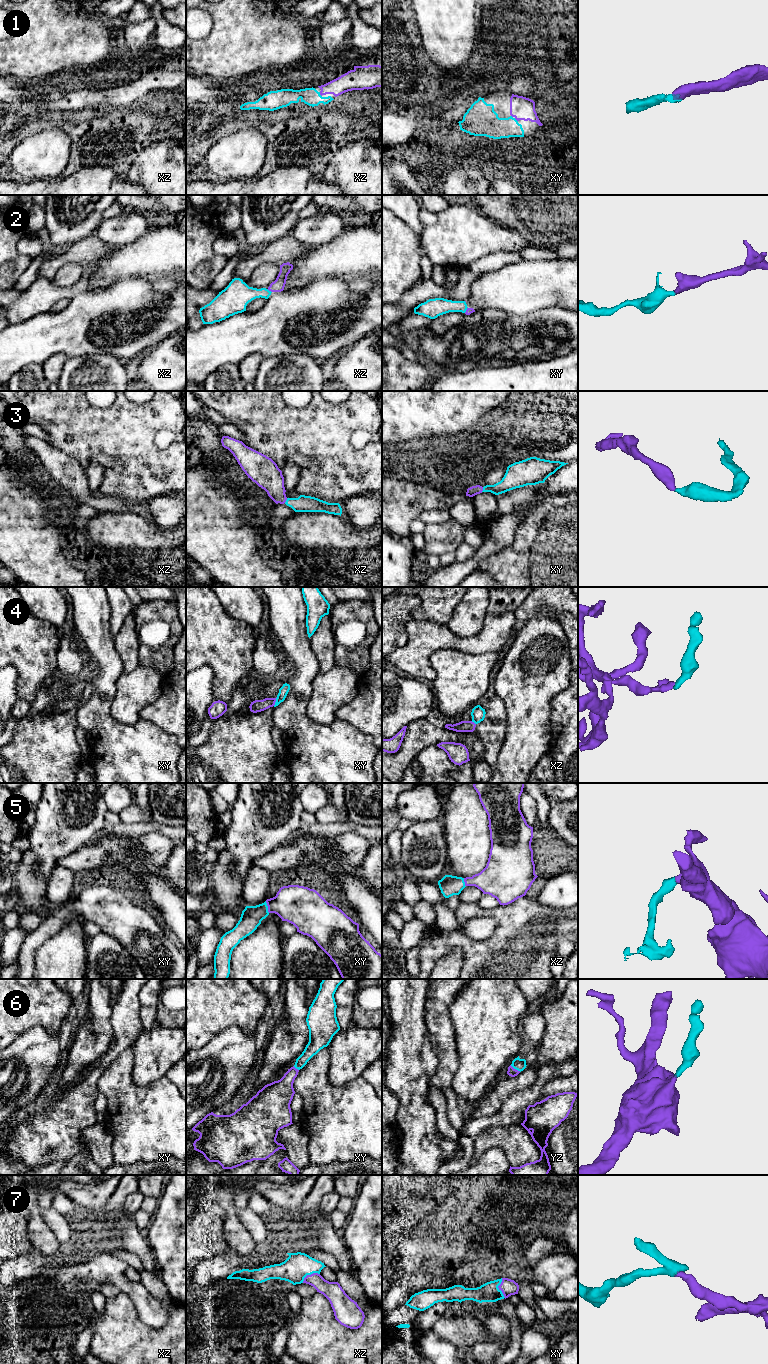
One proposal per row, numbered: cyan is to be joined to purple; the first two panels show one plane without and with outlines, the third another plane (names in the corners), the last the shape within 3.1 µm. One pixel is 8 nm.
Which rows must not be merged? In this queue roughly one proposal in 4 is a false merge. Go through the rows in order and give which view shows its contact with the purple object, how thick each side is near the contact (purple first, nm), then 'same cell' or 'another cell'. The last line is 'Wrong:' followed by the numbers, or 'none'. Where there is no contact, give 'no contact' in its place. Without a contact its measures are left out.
1: meets purple in xz; 140 nm thick on the purple side, 140 nm on the other; same cell
2: meets purple in xz; 100 nm thick on the purple side, 200 nm on the other; same cell
3: meets purple in xz; 220 nm thick on the purple side, 130 nm on the other; same cell
4: meets purple in xy; 100 nm thick on the purple side, 80 nm on the other; another cell
5: meets purple in xy; 320 nm thick on the purple side, 170 nm on the other; same cell
6: meets purple in yz; 70 nm thick on the purple side, 100 nm on the other; same cell
7: meets purple in xy; 130 nm thick on the purple side, 160 nm on the other; same cell
Wrong: 4

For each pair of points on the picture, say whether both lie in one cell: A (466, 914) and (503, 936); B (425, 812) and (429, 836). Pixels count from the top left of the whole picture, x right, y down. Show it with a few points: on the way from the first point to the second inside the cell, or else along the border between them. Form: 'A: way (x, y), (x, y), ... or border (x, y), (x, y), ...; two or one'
A: way (479, 913), (494, 913), (503, 923); one
B: border (437, 818), (413, 822); two

